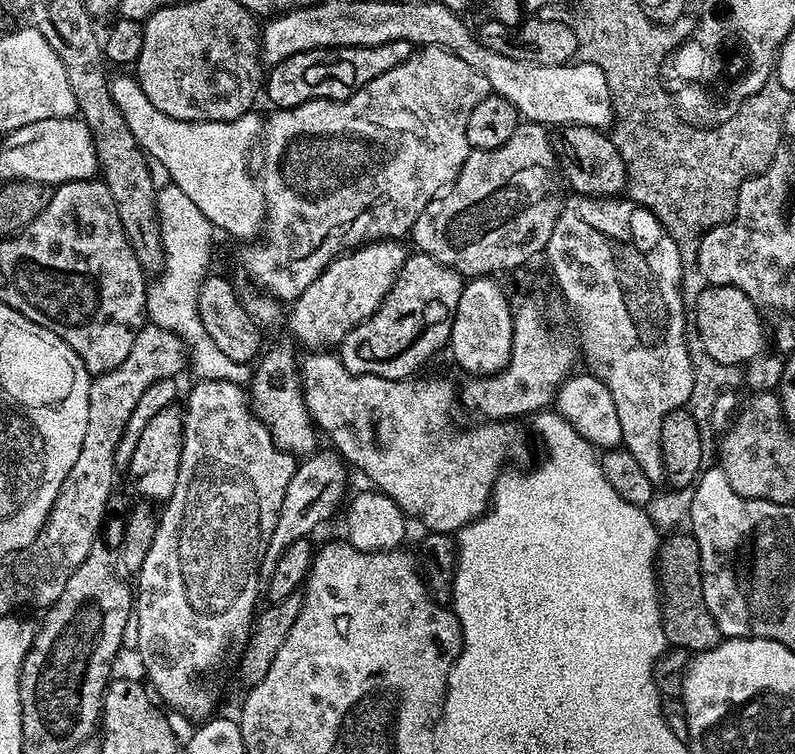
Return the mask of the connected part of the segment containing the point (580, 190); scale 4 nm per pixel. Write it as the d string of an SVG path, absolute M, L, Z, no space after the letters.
M561 124L551 133L551 137L556 163L567 187L569 184L575 195L616 198L625 191L628 171L607 131L577 124Z

